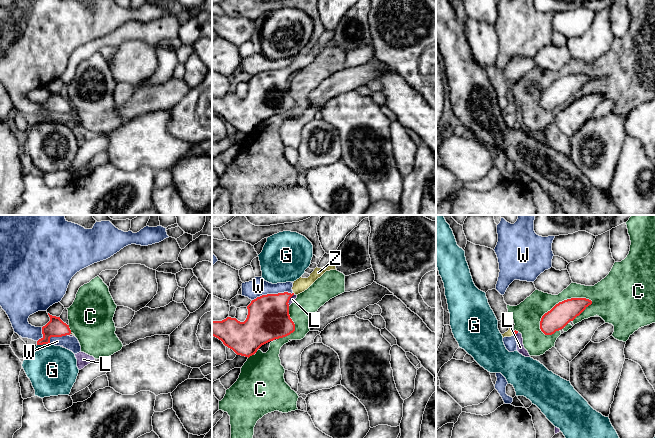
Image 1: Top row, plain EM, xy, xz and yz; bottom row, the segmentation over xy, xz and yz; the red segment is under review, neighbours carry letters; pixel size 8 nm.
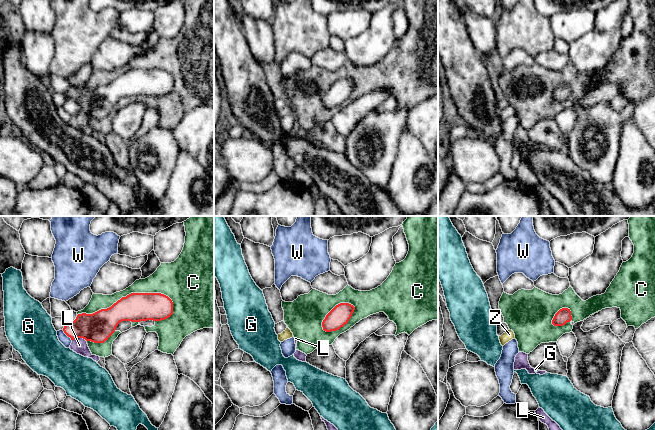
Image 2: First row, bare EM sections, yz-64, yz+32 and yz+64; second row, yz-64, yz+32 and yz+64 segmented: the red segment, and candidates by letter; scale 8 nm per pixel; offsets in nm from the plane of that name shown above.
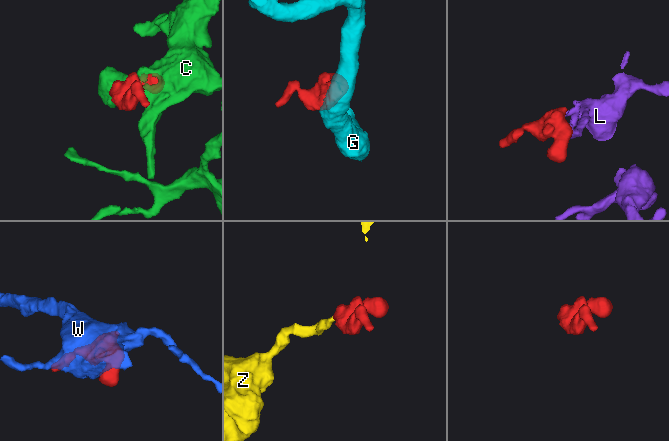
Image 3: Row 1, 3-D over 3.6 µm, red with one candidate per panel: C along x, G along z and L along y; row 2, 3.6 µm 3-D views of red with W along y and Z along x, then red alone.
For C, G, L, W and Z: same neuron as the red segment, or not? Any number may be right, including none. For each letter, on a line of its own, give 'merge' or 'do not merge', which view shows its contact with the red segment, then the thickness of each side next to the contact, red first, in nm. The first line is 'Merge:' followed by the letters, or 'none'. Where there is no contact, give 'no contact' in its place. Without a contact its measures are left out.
Merge: Z
C: do not merge | yz | 180/200 nm
G: do not merge | xy | 150/400 nm
L: do not merge | xz | 340/50 nm
W: do not merge | xz | 340/150 nm
Z: merge | yz | 20/60 nm

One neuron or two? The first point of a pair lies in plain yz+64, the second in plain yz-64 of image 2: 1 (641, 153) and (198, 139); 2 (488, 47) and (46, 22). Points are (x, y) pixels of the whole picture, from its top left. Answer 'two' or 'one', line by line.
1: two
2: two

